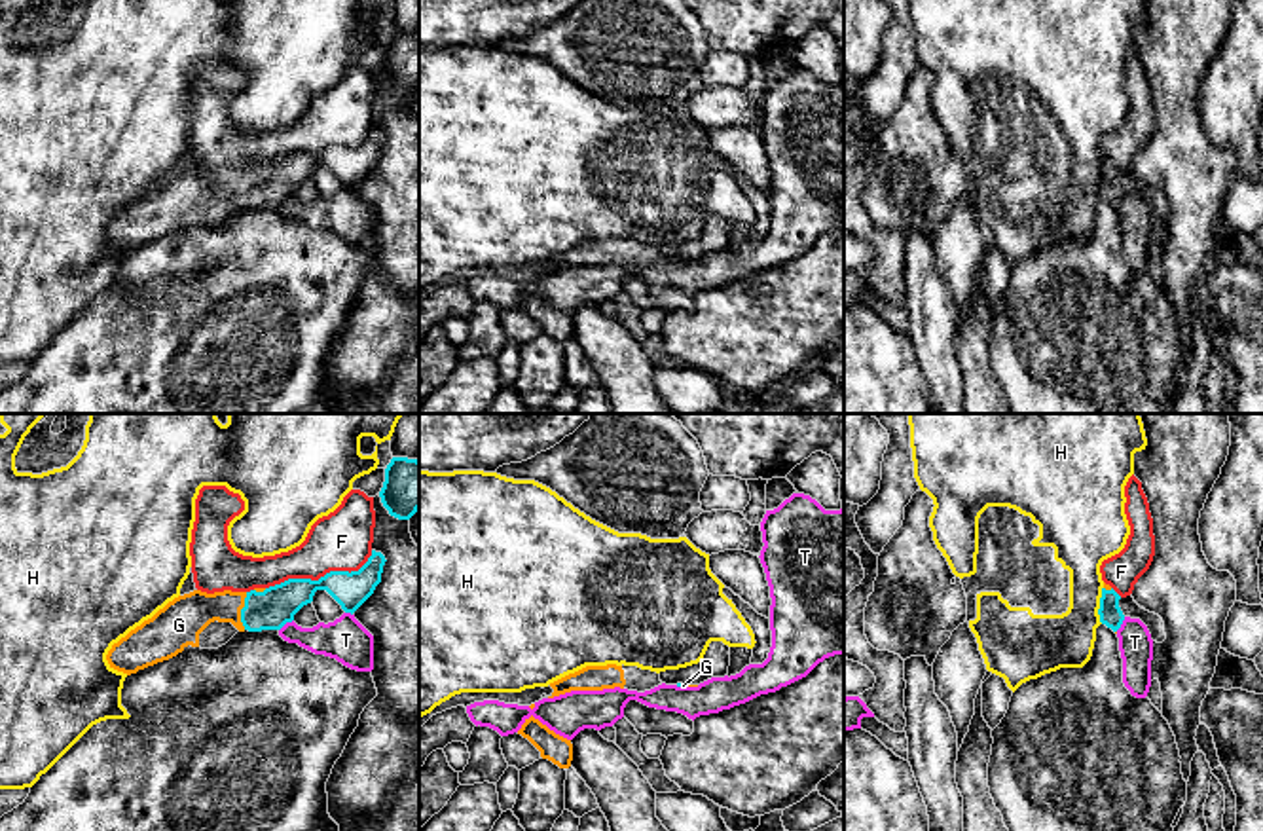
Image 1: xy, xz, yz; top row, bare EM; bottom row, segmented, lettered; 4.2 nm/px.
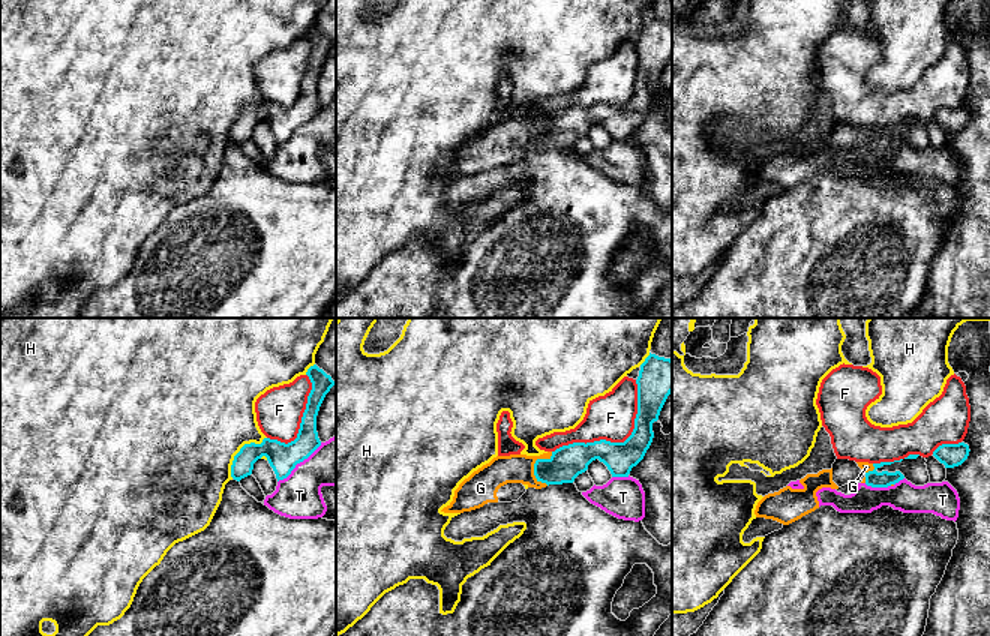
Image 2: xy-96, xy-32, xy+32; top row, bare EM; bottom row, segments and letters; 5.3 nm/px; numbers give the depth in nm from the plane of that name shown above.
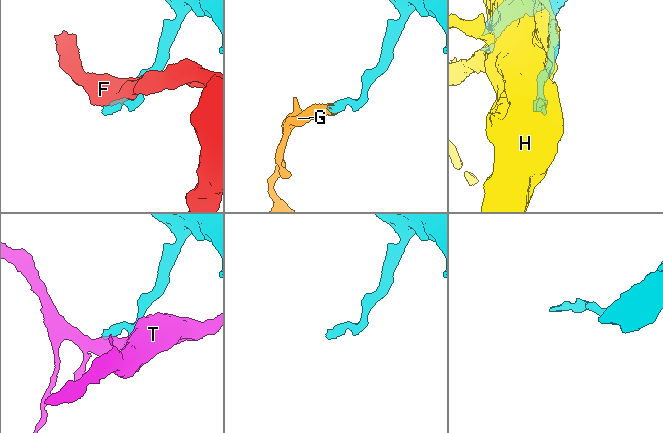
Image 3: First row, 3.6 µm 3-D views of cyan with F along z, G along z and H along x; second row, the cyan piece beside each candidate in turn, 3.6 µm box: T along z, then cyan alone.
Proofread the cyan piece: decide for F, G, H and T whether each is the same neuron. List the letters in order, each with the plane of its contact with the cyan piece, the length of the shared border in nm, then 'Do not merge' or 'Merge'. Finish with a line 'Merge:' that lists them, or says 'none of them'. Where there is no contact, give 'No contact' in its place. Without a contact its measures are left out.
F: Touches cyan in xy. Shared border 480 nm. Do not merge
G: Touches cyan in xy. Shared border 160 nm. Merge
H: Touches cyan in yz. Shared border 160 nm. Do not merge
T: Touches cyan in xy. Shared border 80 nm. Do not merge
Merge: G

